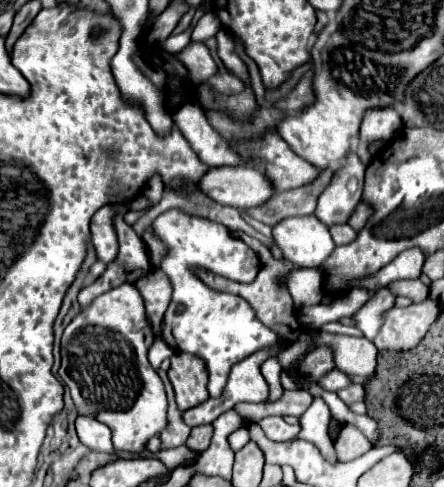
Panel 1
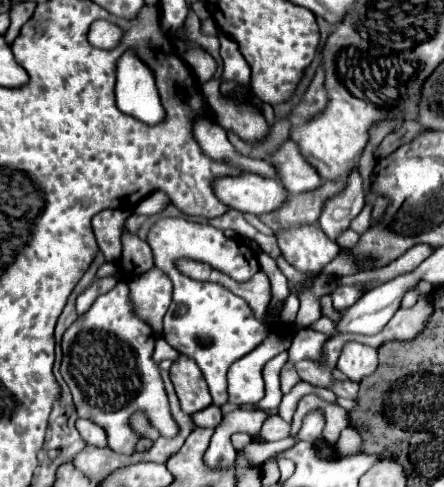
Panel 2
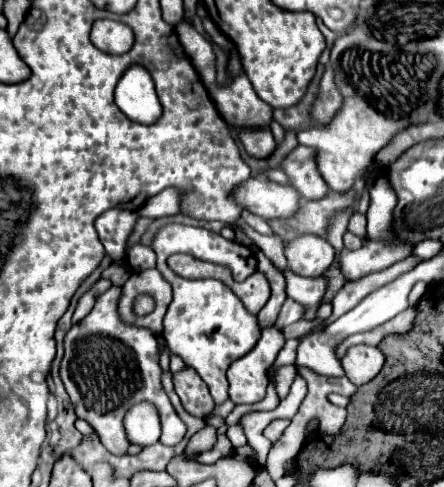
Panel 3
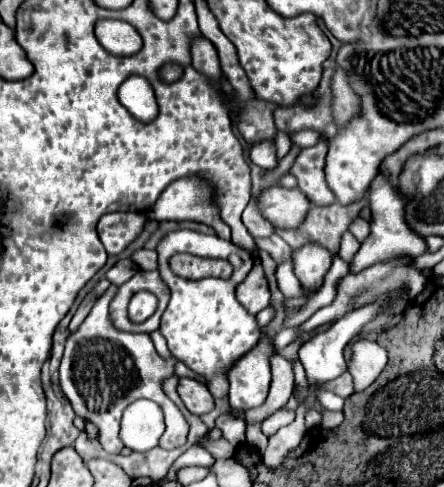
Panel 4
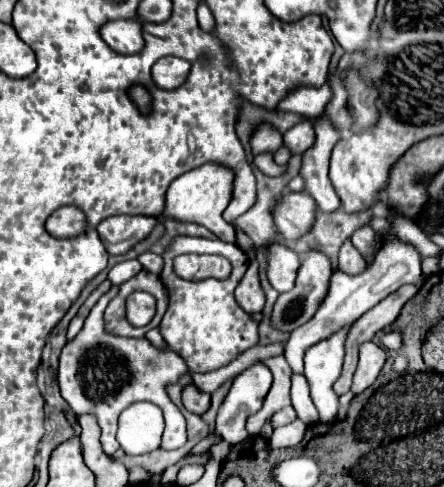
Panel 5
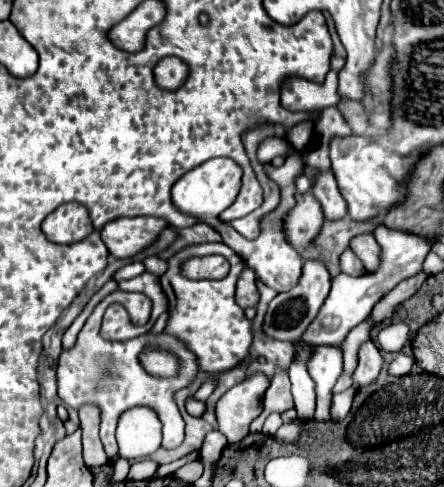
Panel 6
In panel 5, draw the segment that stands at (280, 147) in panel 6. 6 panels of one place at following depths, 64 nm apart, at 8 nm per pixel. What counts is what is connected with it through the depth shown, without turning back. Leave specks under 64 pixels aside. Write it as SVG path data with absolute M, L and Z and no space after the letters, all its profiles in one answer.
M268 122L258 124L250 136L252 152L276 152L280 144L282 144L282 134Z

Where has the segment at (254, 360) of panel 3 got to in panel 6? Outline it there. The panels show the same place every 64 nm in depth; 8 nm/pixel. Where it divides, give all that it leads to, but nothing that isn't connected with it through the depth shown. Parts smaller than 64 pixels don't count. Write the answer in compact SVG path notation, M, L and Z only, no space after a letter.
M254 372L240 384L230 388L216 404L218 430L228 438L228 444L248 436L250 422L262 412L262 396L270 381L262 372Z

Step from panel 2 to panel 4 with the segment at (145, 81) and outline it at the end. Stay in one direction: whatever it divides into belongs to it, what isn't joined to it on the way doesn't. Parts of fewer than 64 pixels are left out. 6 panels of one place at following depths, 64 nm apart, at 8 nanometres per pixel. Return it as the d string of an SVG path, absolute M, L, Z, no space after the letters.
M128 76L118 88L120 104L140 122L148 124L158 116L158 104L152 86L144 76Z

